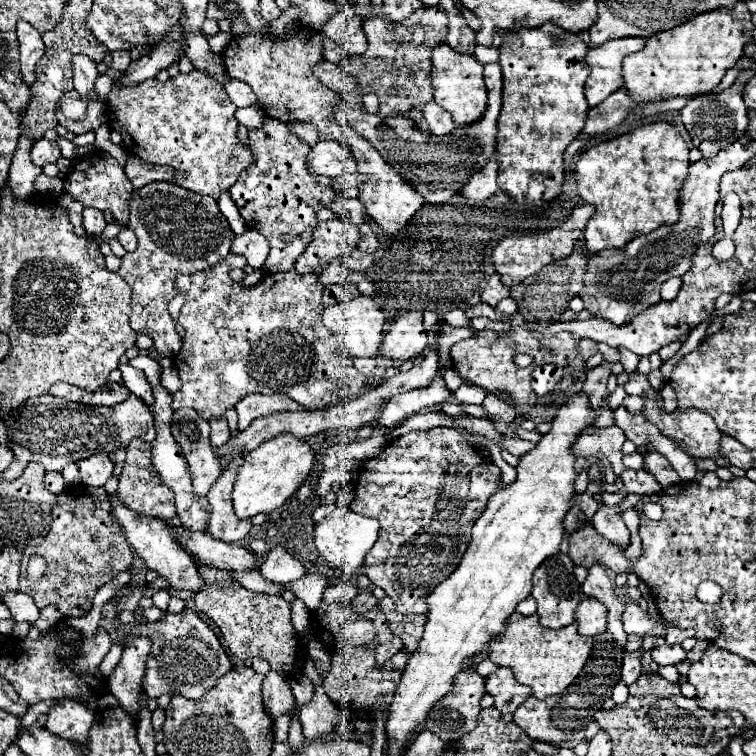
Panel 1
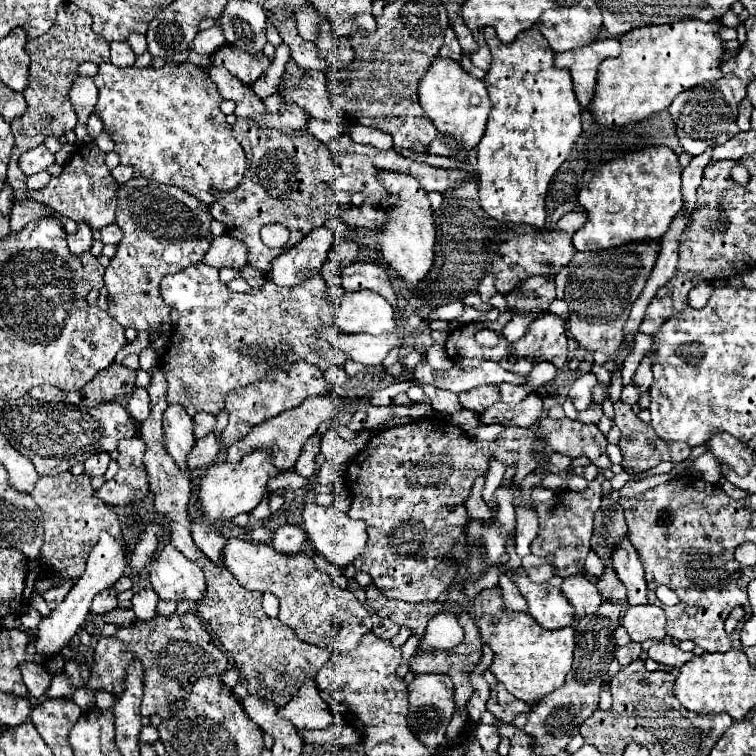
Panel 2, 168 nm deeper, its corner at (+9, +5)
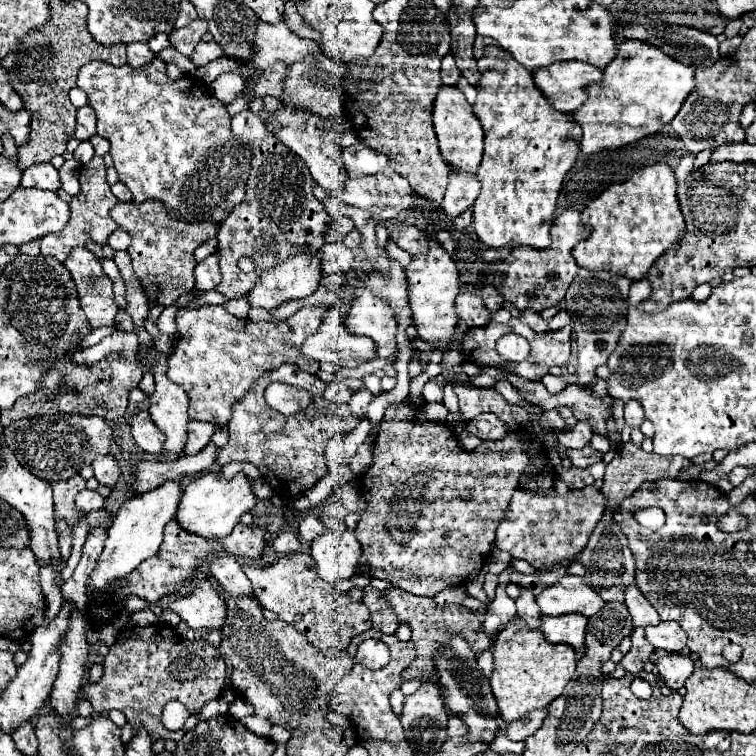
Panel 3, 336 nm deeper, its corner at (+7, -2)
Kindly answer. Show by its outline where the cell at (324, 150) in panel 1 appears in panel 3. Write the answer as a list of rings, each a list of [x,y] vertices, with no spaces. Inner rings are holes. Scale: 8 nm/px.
[[[363,141],[347,147],[343,151],[343,159],[347,165],[349,177],[365,177],[365,175],[373,175],[373,171],[381,171],[381,167],[393,167],[389,159],[385,159],[383,155],[377,155],[377,151],[373,151],[371,147],[365,147]]]

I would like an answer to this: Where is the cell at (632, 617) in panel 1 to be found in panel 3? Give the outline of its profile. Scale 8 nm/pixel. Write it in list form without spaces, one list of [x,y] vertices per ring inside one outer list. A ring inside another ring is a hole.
[[[663,621],[657,627],[645,627],[645,635],[655,649],[681,653],[687,643],[687,633],[675,621]]]

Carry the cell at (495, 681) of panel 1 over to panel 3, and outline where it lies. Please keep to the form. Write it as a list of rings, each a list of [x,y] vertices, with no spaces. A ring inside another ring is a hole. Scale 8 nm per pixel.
[[[537,709],[537,711],[533,711],[531,715],[509,723],[505,735],[507,735],[511,741],[525,741],[529,735],[533,735],[533,733],[541,727],[541,723],[543,723],[543,719],[545,719],[547,715],[549,715],[549,709]]]

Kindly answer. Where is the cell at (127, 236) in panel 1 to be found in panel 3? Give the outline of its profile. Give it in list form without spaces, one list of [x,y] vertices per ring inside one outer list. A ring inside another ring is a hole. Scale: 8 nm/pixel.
[[[117,227],[111,233],[111,237],[109,237],[109,247],[113,247],[113,249],[127,249],[129,245],[131,245],[131,235],[125,229]]]

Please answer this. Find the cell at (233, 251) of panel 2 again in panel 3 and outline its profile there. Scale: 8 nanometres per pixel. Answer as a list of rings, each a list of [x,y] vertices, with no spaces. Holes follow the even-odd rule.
[[[217,253],[209,255],[205,261],[201,261],[195,267],[195,289],[197,291],[211,291],[211,289],[215,289],[219,279],[221,279],[221,271],[219,271]]]

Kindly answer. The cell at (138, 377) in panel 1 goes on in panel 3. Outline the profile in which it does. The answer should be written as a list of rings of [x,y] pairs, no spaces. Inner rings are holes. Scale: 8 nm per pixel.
[[[141,411],[141,413],[133,415],[131,429],[133,429],[133,437],[135,437],[137,445],[143,451],[153,453],[153,455],[165,453],[165,435],[161,435],[157,425],[153,423],[149,411]]]

